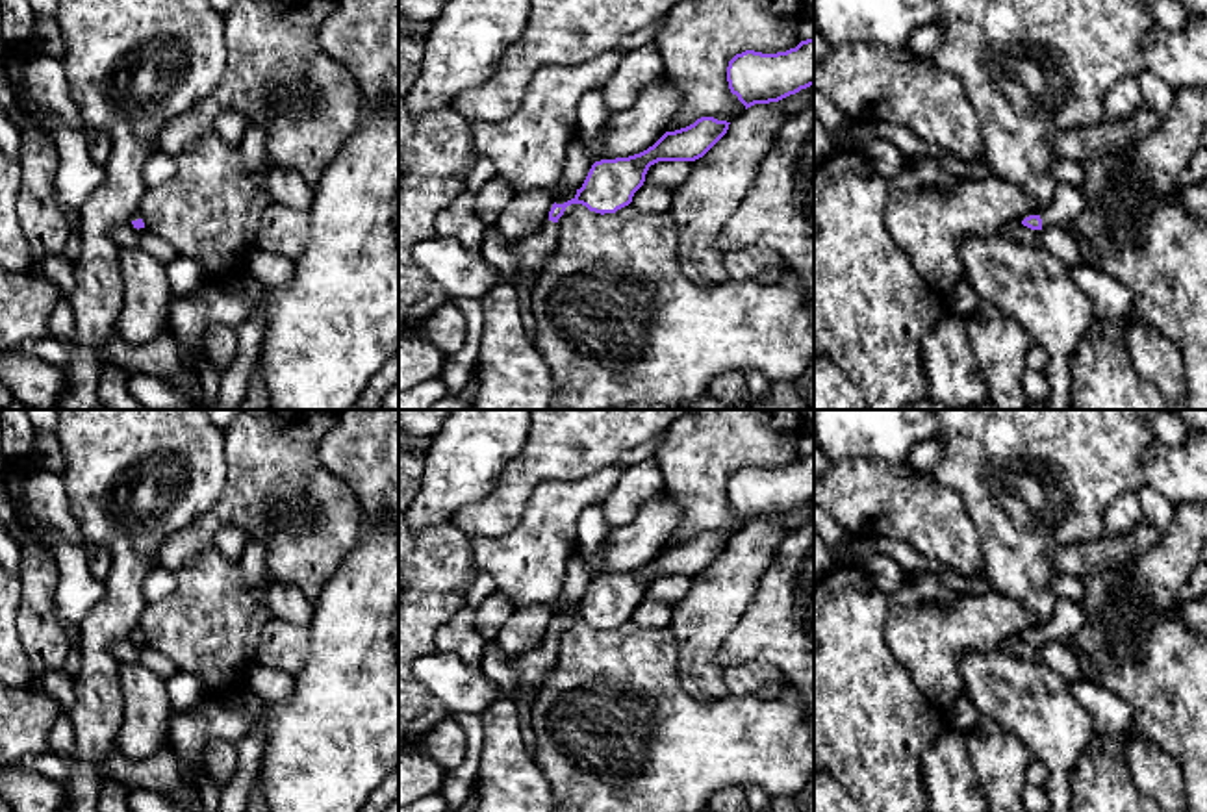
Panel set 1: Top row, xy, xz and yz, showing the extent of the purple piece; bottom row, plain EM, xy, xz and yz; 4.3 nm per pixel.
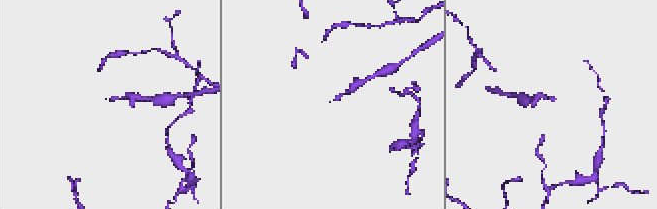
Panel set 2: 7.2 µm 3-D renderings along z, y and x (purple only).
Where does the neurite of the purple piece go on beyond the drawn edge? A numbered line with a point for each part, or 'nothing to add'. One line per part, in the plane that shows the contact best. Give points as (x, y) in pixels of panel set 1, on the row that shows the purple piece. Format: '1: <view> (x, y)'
1: yz (1068, 202)

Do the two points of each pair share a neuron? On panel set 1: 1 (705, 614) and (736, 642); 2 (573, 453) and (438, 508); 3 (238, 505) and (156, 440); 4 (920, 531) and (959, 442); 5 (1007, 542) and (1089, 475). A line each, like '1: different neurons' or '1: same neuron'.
1: different neurons
2: different neurons
3: different neurons
4: different neurons
5: same neuron

